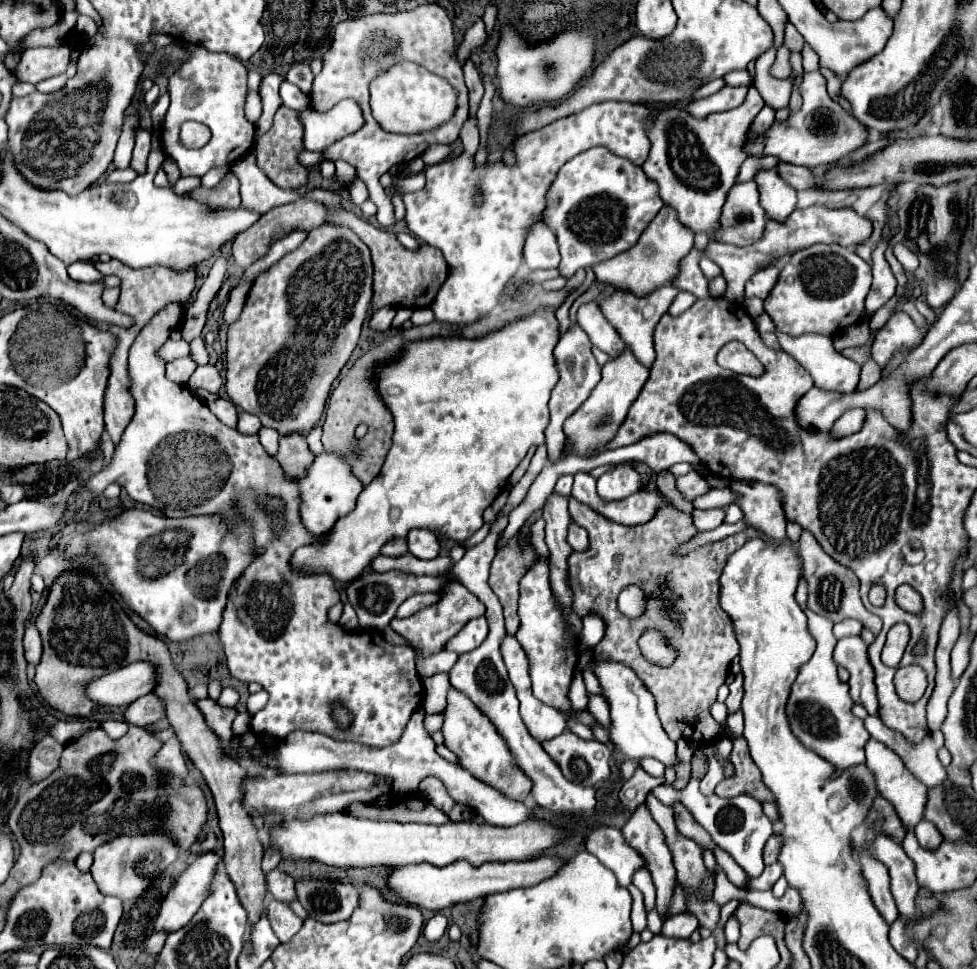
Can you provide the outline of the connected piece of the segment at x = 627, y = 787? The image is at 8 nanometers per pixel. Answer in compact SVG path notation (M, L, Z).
M638 766L636 772L632 774L632 778L628 778L628 780L622 784L622 788L620 788L620 800L622 800L622 804L624 804L628 810L632 810L634 806L642 804L642 802L644 802L644 796L646 796L652 788L660 786L662 782L664 782L664 778L654 778L654 776L650 776L642 766Z

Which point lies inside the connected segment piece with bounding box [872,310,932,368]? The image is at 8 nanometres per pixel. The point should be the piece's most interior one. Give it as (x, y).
(900, 333)

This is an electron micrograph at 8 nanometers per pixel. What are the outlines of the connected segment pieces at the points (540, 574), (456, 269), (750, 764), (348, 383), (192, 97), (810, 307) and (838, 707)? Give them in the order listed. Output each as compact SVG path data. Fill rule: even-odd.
M544 520L534 522L530 542L538 554L538 561L519 583L518 616L520 624L518 632L516 632L516 640L524 646L528 658L530 658L534 696L538 700L542 700L544 704L566 714L568 710L572 710L572 704L568 700L568 690L574 680L574 668L578 664L579 652L576 648L576 640L566 630L562 606L558 604L558 600L550 588L550 568L546 561L549 550L545 542Z
M600 102L516 138L516 166L498 162L480 168L474 166L478 118L470 116L460 130L464 152L454 160L428 166L424 170L426 186L420 192L404 194L408 228L422 242L440 248L452 268L452 274L446 278L432 304L436 320L470 324L496 306L500 292L522 264L528 226L542 220L542 210L546 206L544 196L564 162L592 146L606 146L610 152L642 166L650 150L646 138L650 112L652 110L642 104ZM474 188L482 188L482 206L474 206Z
M732 738L732 742L734 742L732 764L736 768L736 776L728 778L728 780L722 780L716 786L716 794L724 796L724 798L730 798L734 794L750 794L750 796L754 796L760 802L762 800L774 802L772 792L764 786L764 782L760 778L760 770L758 770L758 766L754 764L754 760L750 756L746 740Z
M394 336L394 338L386 340L382 346L376 346L372 350L368 350L354 364L354 368L348 370L348 374L342 378L342 382L330 394L328 416L326 416L326 422L322 424L322 430L324 430L322 444L324 444L326 452L338 454L340 446L350 446L352 434L354 434L358 424L366 424L368 426L368 434L364 436L364 456L362 458L354 458L354 460L350 458L352 472L354 472L354 476L358 476L358 480L362 484L370 484L378 476L378 472L380 472L380 468L382 468L382 464L386 460L386 454L388 454L388 450L392 446L392 432L394 432L394 420L392 420L388 408L384 406L384 402L376 394L374 382L370 380L370 368L376 362L382 362L382 360L388 360L388 358L396 356L400 346L402 346L402 338Z
M198 48L192 52L190 60L186 60L170 76L170 80L168 80L170 108L166 112L166 120L164 120L160 138L164 138L164 154L168 154L178 164L182 176L204 176L212 168L230 168L234 162L238 162L242 156L246 156L246 152L252 148L254 124L248 122L244 116L244 100L246 100L246 92L248 92L248 76L246 74L248 74L248 68L238 58L234 58L230 54L214 54L214 52L208 52L206 48ZM186 120L194 120L194 122L200 122L210 128L212 138L204 148L190 150L180 144L178 134L180 134L180 126Z
M814 244L790 256L780 272L780 280L764 300L764 310L772 316L776 328L790 336L806 332L834 336L864 316L864 298L870 284L872 266L854 250L838 244Z
M804 576L800 578L798 590L796 590L796 600L800 602L800 606L804 608L804 612L808 616L808 628L810 628L810 634L816 638L818 648L816 648L814 656L810 658L810 662L800 668L798 680L792 686L792 694L790 694L788 706L786 706L790 726L794 728L792 732L800 738L800 742L806 748L812 748L816 754L820 754L822 758L832 762L838 770L850 768L854 764L862 764L862 762L866 762L864 746L870 740L870 732L866 732L864 720L852 714L854 700L850 696L848 682L842 682L838 678L838 666L834 664L834 658L832 658L834 644L838 642L832 634L834 624L830 620L826 620L826 616L818 616L816 612L810 612L810 608L806 606L808 582Z

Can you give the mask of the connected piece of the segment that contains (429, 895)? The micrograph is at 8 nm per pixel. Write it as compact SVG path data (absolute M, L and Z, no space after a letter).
M540 856L536 860L520 860L520 862L486 862L482 866L472 866L466 860L458 860L454 864L448 864L444 868L432 866L432 864L408 864L402 868L394 868L388 874L388 888L402 898L408 904L426 908L426 910L442 910L448 906L454 906L458 902L470 902L476 898L486 898L490 894L498 894L512 888L522 886L534 886L548 876L554 876L554 872L564 864L564 860L556 856Z

